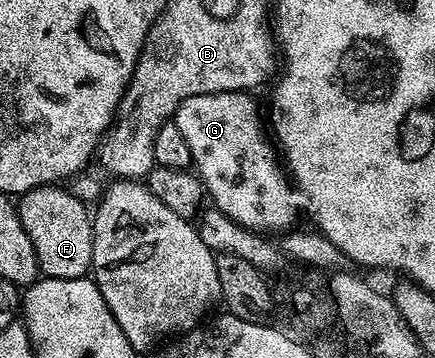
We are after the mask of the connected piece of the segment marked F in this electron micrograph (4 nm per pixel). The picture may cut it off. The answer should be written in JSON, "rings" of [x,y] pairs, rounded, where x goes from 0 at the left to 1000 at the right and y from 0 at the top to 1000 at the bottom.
{"rings":[[[159,522],[76,525],[71,536],[48,539],[37,578],[64,665],[74,665],[99,774],[184,777],[209,757],[216,732],[211,592]]]}

